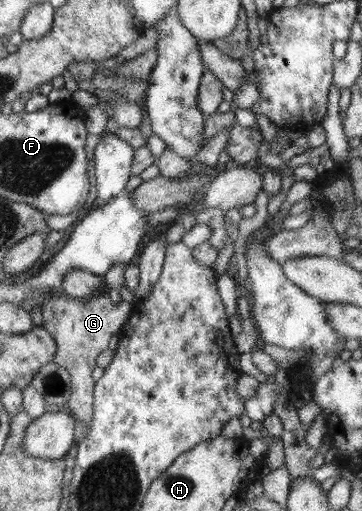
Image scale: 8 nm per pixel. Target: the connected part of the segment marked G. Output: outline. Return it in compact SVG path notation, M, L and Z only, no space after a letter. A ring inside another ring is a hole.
M64 293L45 298L40 305L43 311L42 326L53 336L56 343L54 362L64 367L71 376L70 396L66 405L73 411L71 413L74 418L80 419L90 428L96 384L91 372L96 367L95 359L108 348L111 336L117 335L127 323L129 315L133 313L133 305L131 307L131 303L125 303L125 309L121 311L121 307L114 305L106 295L79 299Z

